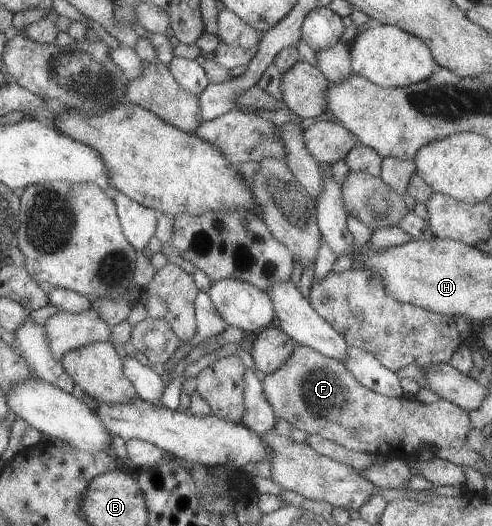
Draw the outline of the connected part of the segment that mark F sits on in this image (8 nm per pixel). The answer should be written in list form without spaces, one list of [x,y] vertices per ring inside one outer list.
[[[296,346],[278,369],[261,375],[260,380],[264,397],[271,405],[276,418],[282,418],[306,435],[326,438],[355,452],[400,458],[405,461],[406,458],[419,455],[422,449],[428,447],[454,447],[456,450],[464,448],[467,433],[471,428],[467,412],[449,401],[438,399],[434,403],[425,404],[415,399],[411,400],[406,395],[389,398],[370,391],[354,379],[341,361],[323,356],[308,346]]]

